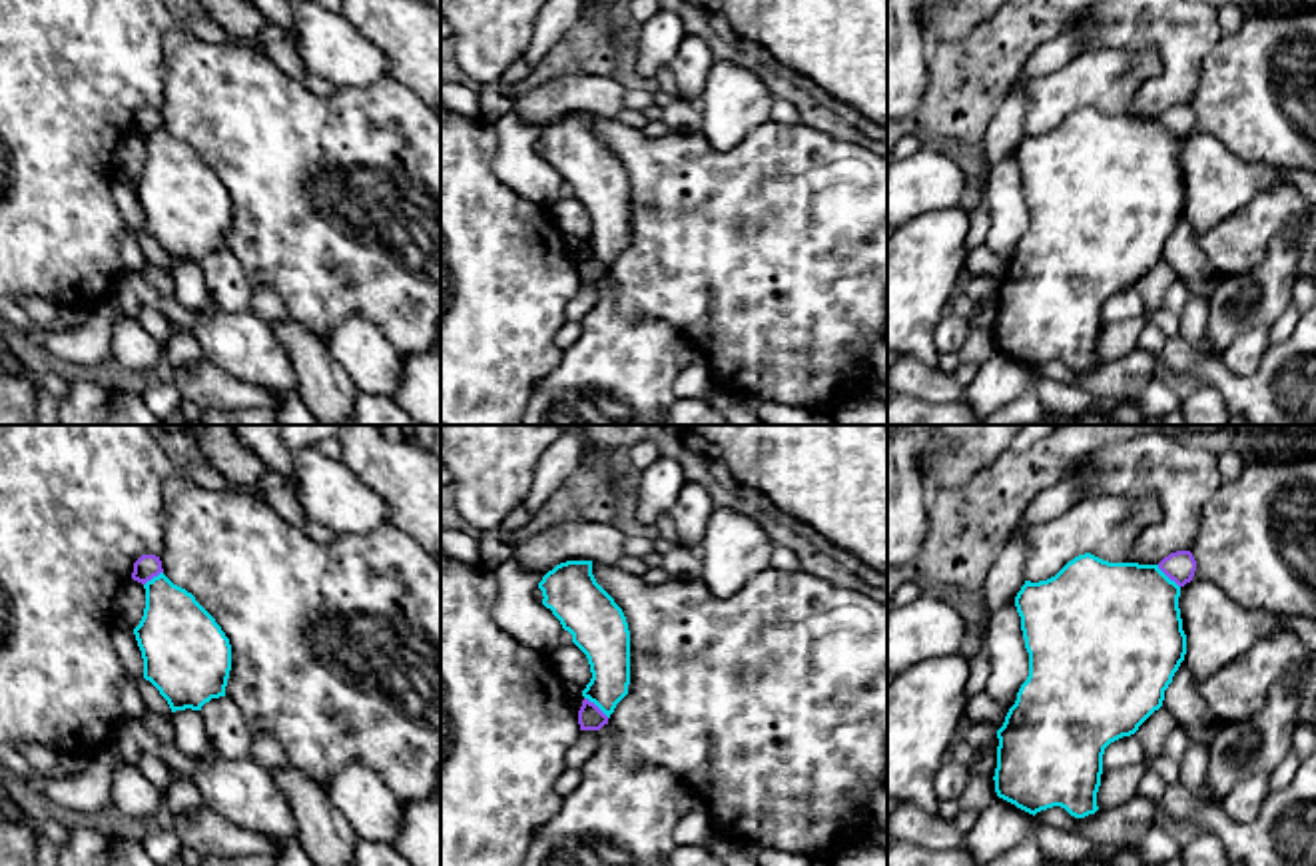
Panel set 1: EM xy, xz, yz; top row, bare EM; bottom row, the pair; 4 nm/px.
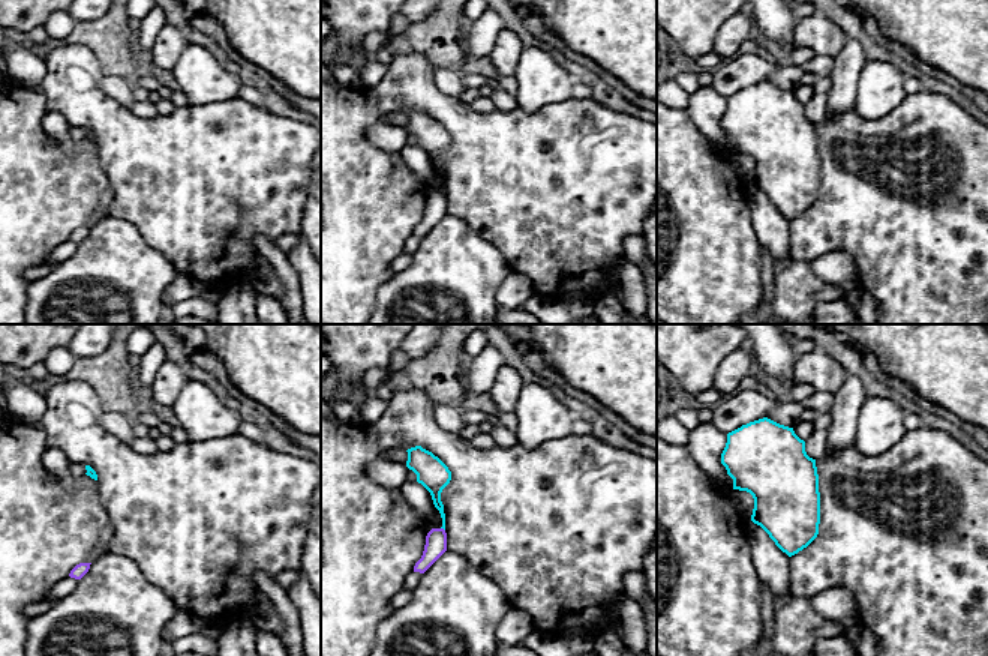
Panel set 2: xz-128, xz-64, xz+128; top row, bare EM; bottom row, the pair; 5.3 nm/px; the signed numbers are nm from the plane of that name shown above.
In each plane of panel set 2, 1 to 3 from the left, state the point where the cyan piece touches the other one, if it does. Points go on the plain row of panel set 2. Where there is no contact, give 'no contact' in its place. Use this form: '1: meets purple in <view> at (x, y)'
1: no contact
2: meets purple in xz-64 at (443, 192)
3: no contact

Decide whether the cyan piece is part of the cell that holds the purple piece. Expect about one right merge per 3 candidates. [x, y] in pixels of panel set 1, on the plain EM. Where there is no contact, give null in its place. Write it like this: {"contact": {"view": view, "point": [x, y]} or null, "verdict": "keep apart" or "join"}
{"contact": {"view": "xz", "point": [595, 258]}, "verdict": "keep apart"}

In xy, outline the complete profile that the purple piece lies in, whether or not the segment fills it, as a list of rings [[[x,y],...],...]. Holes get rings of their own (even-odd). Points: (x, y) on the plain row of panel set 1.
[[[142,108],[134,116],[132,132],[142,136],[142,138],[146,138],[148,134],[158,130],[160,126],[164,126],[160,110],[156,110],[156,108]]]

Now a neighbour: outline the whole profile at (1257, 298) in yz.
[[[1304,219],[1292,223],[1270,245],[1258,265],[1228,277],[1212,291],[1206,339],[1216,353],[1246,329],[1270,327],[1292,303],[1298,279],[1298,239]]]

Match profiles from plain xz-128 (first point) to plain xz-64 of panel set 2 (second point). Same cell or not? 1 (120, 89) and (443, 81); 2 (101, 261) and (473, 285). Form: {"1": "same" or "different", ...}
{"1": "same", "2": "same"}

